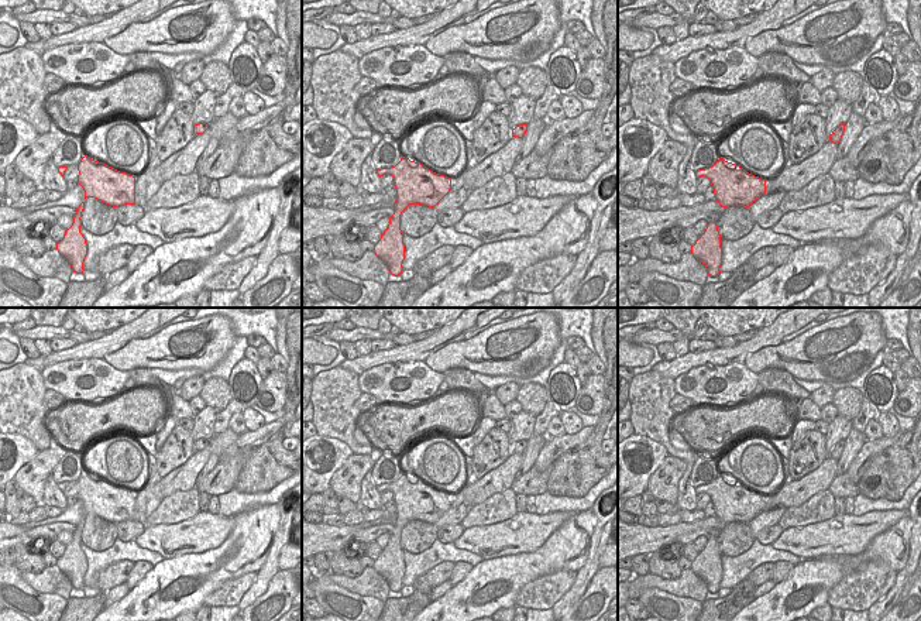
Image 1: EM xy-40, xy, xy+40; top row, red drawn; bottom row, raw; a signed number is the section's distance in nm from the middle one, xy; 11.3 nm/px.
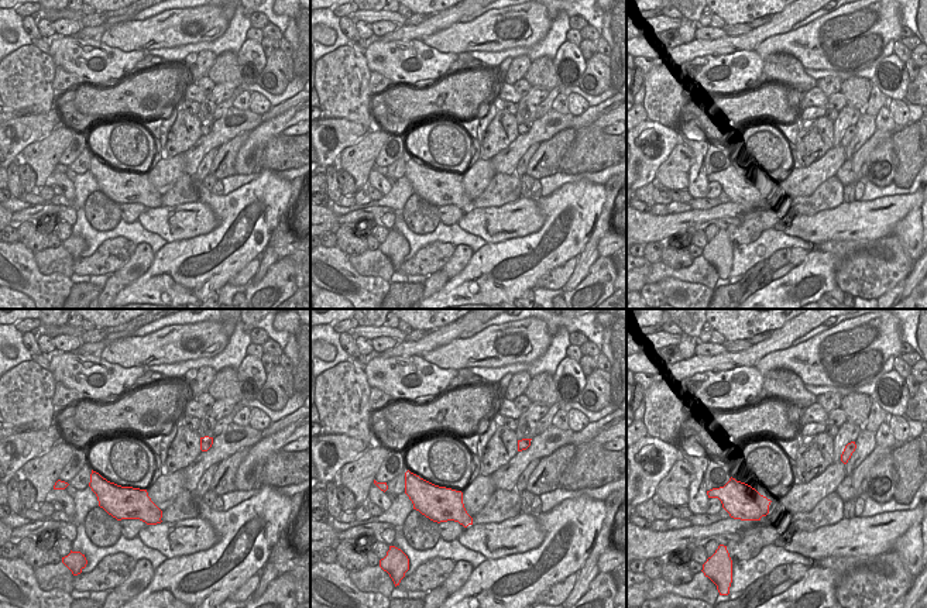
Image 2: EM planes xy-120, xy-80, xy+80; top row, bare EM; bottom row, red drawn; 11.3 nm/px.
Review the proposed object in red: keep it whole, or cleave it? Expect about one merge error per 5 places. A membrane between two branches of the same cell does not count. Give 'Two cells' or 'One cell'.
One cell

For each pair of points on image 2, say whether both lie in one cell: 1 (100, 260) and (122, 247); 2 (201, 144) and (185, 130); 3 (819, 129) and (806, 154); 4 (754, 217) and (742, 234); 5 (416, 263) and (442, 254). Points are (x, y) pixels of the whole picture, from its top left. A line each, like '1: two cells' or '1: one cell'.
1: one cell
2: two cells
3: one cell
4: one cell
5: one cell

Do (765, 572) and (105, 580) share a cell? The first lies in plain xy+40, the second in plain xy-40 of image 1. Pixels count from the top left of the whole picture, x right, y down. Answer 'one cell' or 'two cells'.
one cell

